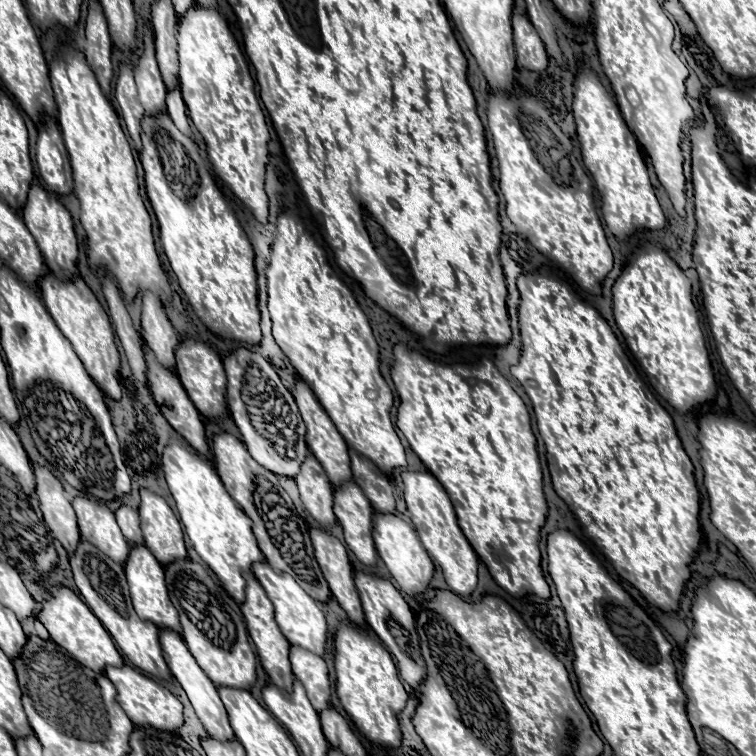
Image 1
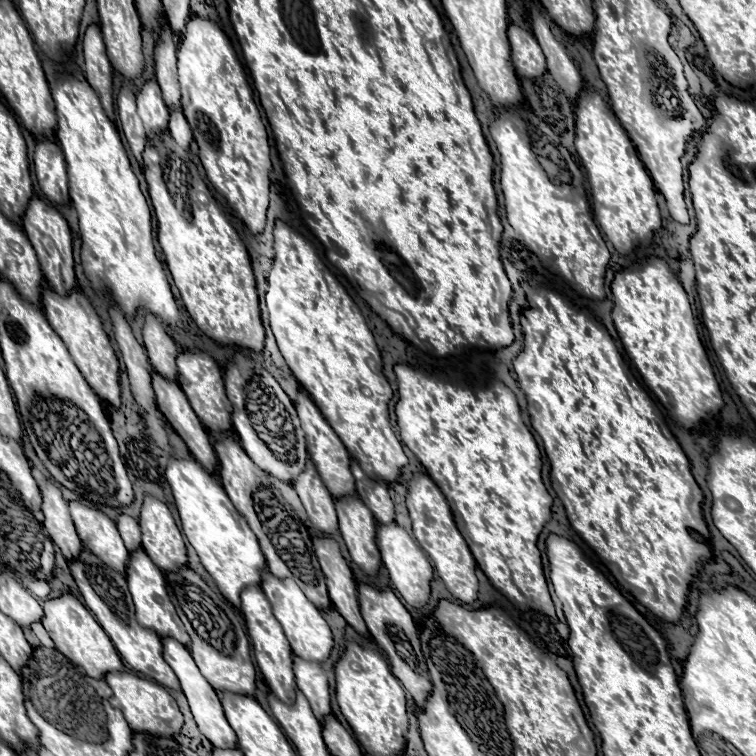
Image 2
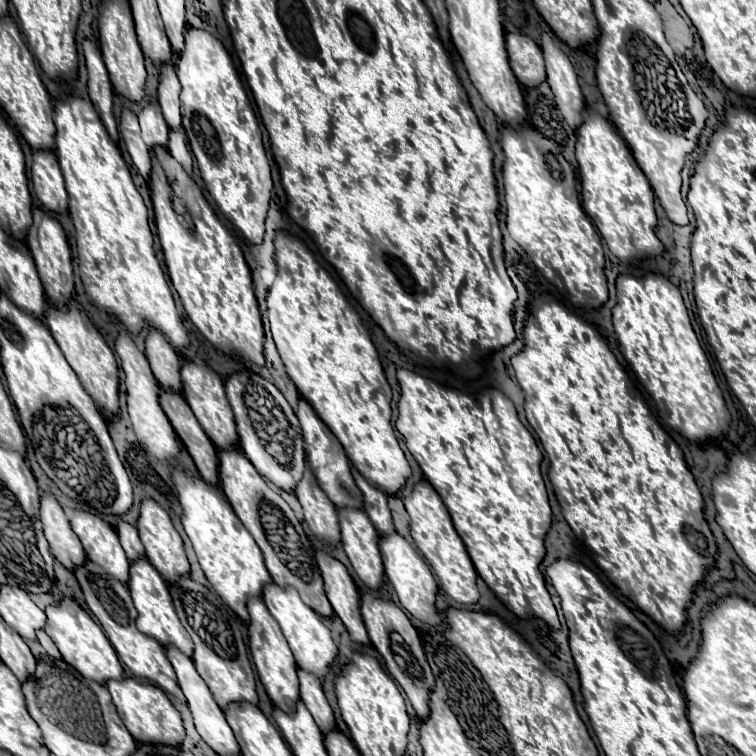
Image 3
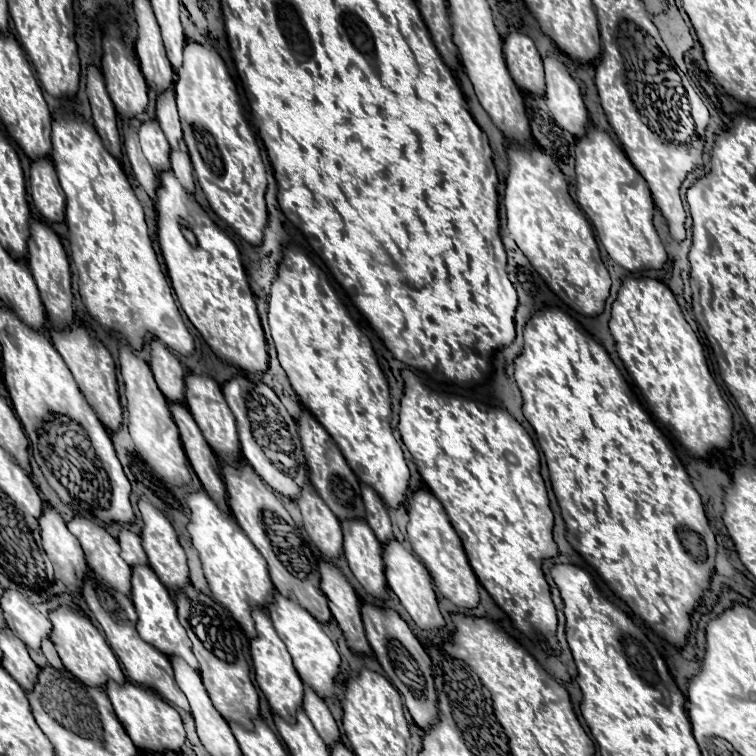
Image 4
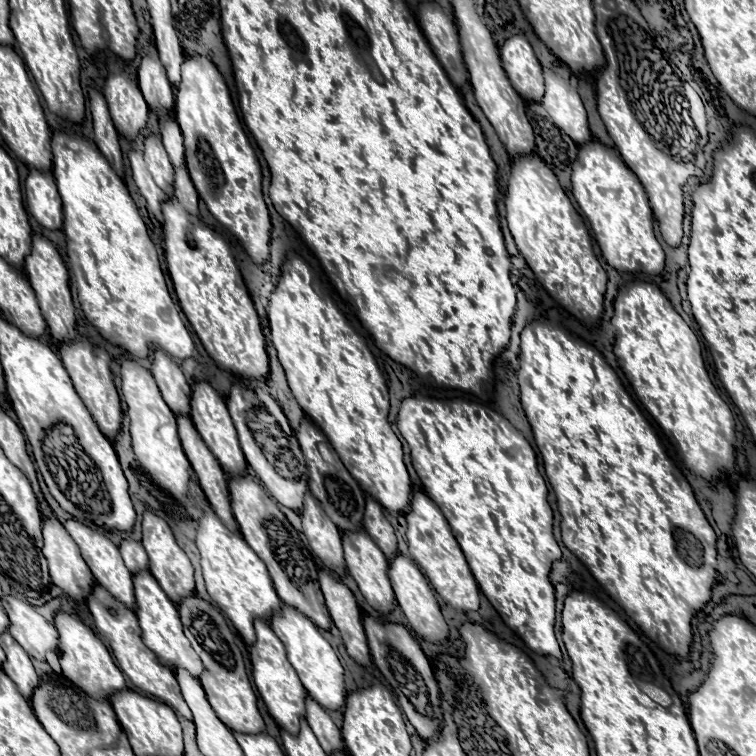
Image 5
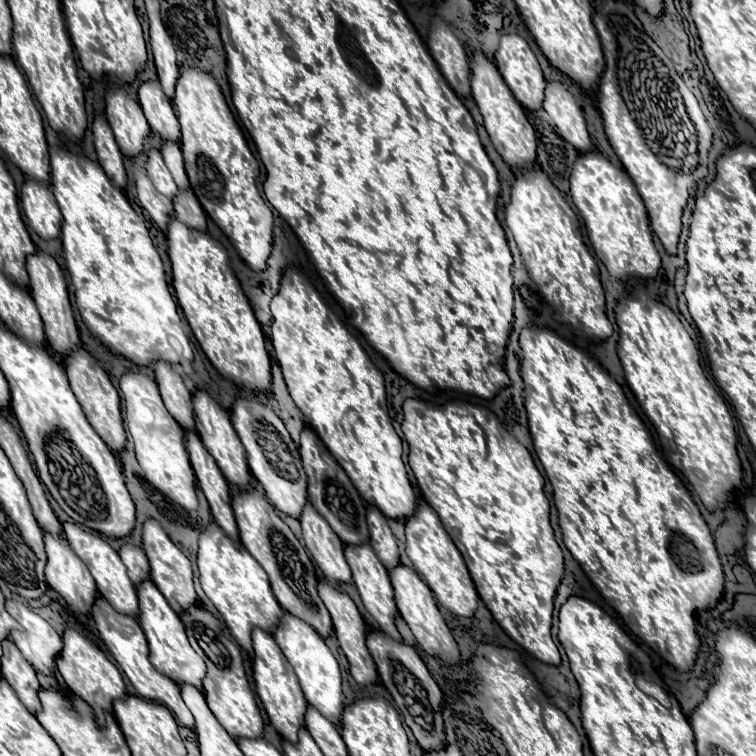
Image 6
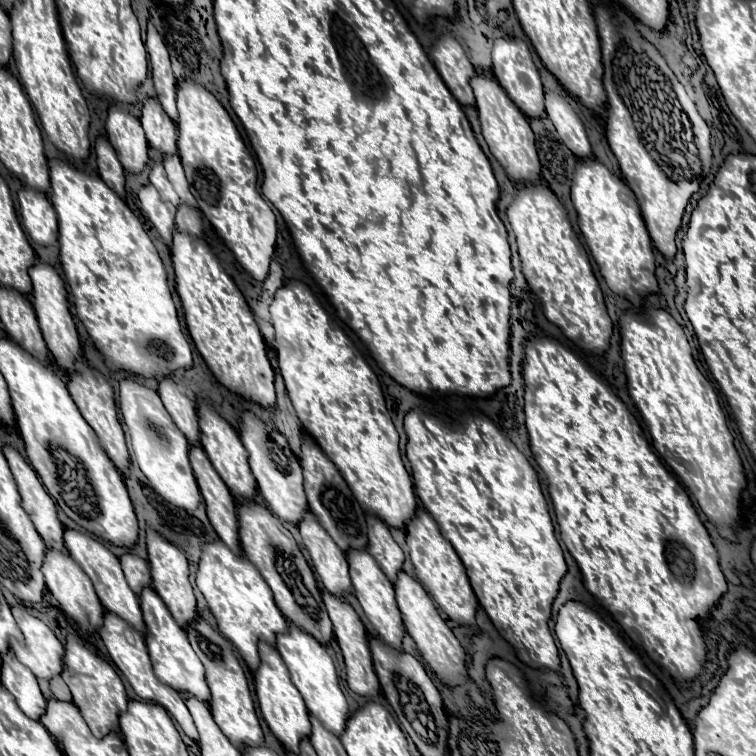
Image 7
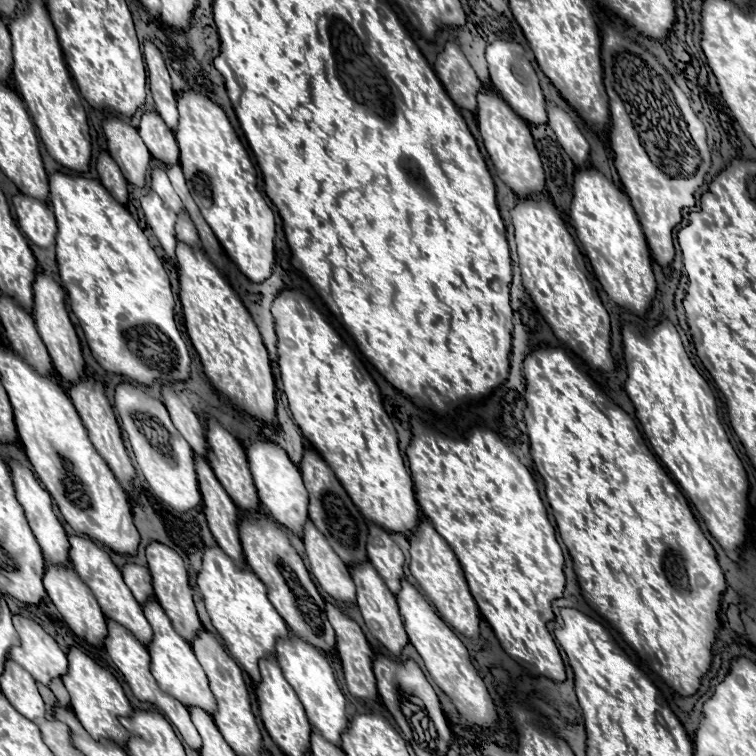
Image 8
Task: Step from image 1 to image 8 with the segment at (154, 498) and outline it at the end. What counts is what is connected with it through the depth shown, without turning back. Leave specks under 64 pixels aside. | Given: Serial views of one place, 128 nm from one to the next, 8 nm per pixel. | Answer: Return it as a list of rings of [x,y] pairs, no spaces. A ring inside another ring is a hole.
[[[152,542],[146,548],[146,558],[148,558],[148,568],[152,574],[152,586],[154,586],[154,596],[158,598],[160,606],[164,608],[164,612],[168,614],[168,618],[172,620],[176,632],[186,640],[192,642],[192,638],[202,630],[202,624],[198,620],[196,608],[194,608],[194,600],[192,600],[192,590],[188,584],[188,572],[184,566],[184,560],[180,558],[180,554],[176,554],[176,550],[160,544],[160,542]]]

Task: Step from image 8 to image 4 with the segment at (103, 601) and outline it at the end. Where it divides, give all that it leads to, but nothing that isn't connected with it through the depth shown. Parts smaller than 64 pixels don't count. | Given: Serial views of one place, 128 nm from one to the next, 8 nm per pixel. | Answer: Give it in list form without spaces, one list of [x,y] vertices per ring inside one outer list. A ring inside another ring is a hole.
[[[74,516],[68,522],[68,530],[80,540],[88,566],[104,578],[104,582],[116,586],[122,594],[130,594],[130,572],[132,568],[120,558],[118,540],[112,538],[100,524]]]

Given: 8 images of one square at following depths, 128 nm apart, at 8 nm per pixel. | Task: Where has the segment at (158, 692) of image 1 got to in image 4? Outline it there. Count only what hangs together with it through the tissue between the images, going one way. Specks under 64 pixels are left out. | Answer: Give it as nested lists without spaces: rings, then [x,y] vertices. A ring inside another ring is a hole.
[[[110,680],[106,684],[106,694],[116,710],[118,720],[122,722],[128,736],[132,738],[132,742],[138,748],[158,750],[158,752],[162,752],[162,750],[178,752],[180,746],[186,742],[186,732],[184,732],[180,714],[172,706],[168,706],[154,690],[144,690],[144,688],[138,688],[134,684],[118,686],[114,680]]]

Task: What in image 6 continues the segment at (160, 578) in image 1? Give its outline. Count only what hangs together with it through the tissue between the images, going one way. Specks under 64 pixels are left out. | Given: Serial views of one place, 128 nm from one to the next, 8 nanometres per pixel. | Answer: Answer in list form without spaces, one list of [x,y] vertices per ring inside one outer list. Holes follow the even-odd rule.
[[[146,580],[146,582],[138,584],[136,594],[140,600],[140,614],[138,614],[140,626],[148,638],[148,646],[150,646],[150,662],[156,666],[156,670],[160,670],[168,678],[172,678],[176,684],[188,682],[188,684],[196,686],[198,690],[202,690],[202,678],[206,676],[206,664],[188,644],[180,616],[168,606],[166,598],[160,594],[160,590],[154,586],[154,582]]]

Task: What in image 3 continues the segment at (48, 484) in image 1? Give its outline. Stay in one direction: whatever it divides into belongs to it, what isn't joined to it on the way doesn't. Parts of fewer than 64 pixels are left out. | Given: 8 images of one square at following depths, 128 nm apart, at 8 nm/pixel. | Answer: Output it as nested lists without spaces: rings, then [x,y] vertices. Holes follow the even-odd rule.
[[[54,494],[42,496],[40,506],[40,520],[44,526],[44,536],[50,544],[50,552],[58,562],[62,562],[68,570],[80,566],[80,562],[86,560],[84,548],[76,534],[70,528],[70,522],[60,506],[60,502],[54,498]]]

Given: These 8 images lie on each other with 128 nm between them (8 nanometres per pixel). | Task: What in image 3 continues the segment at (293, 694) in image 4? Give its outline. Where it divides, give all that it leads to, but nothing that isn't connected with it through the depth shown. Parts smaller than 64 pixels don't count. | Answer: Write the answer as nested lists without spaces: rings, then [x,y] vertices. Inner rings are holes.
[[[260,596],[248,598],[246,608],[250,614],[250,626],[248,626],[250,652],[252,652],[252,660],[256,664],[258,676],[260,676],[270,700],[276,706],[280,706],[280,710],[284,710],[286,714],[292,714],[292,710],[296,710],[296,700],[298,700],[298,678],[296,678],[296,662],[288,648],[288,642],[282,636],[278,622],[272,618],[272,614],[268,614],[268,608],[264,606],[264,600]]]

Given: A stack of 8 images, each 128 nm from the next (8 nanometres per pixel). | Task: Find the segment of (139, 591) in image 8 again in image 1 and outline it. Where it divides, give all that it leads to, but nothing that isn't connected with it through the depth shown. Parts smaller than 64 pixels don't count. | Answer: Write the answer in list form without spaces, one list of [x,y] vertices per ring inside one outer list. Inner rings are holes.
[[[120,506],[116,510],[116,520],[122,528],[122,534],[126,536],[128,542],[132,544],[142,544],[142,532],[140,532],[140,518],[138,518],[138,512],[128,508],[128,506]]]

